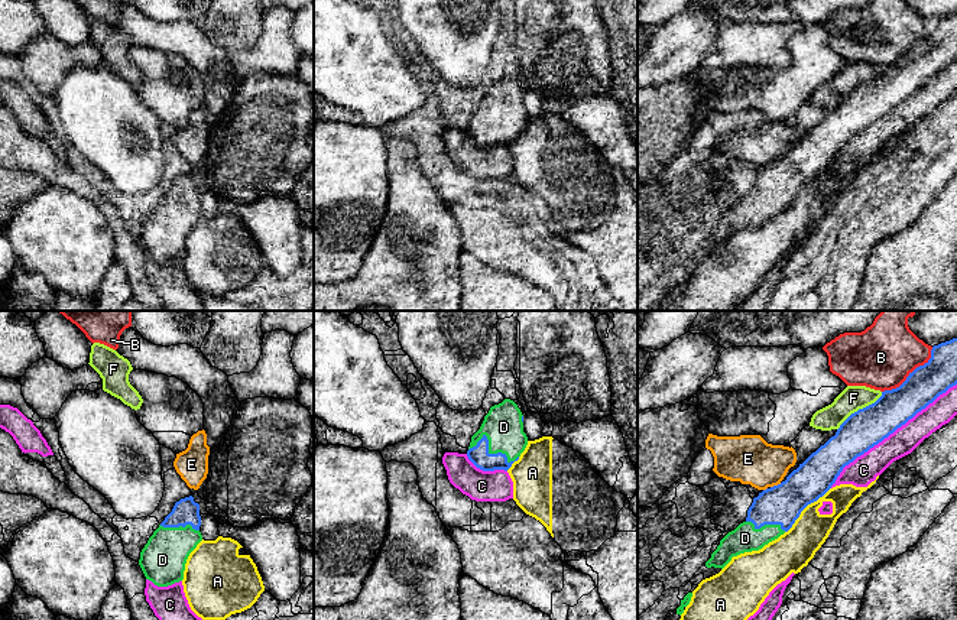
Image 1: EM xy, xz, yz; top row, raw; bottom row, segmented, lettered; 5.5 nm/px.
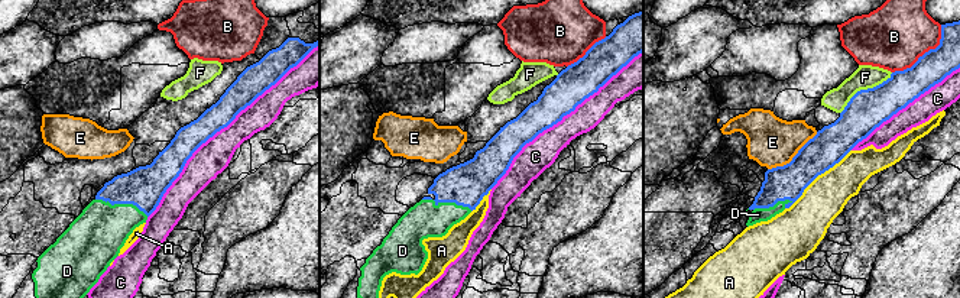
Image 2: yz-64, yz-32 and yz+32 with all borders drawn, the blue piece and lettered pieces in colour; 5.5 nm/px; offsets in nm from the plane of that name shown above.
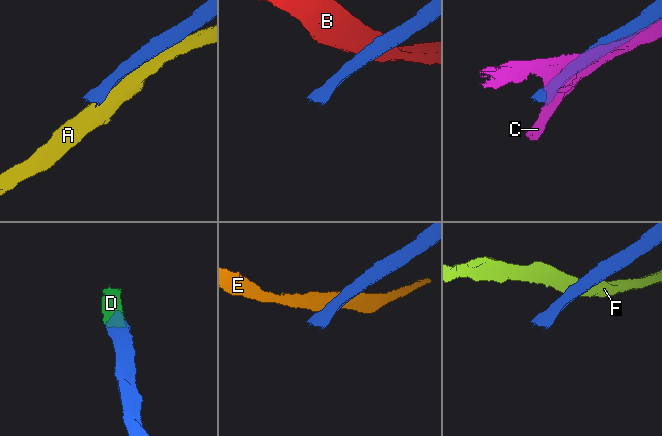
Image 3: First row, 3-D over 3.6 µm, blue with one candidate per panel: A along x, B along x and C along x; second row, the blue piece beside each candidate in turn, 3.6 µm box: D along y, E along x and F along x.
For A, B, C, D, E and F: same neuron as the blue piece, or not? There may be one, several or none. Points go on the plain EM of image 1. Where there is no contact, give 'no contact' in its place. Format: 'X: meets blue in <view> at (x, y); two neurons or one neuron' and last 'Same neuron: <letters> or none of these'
A: meets blue in yz at (805, 182); two neurons
B: meets blue in yz at (911, 49); two neurons
C: meets blue in yz at (889, 110); two neurons
D: meets blue in xz at (487, 127); one neuron
E: meets blue in yz at (775, 162); two neurons
F: meets blue in yz at (859, 85); two neurons
Same neuron: D

